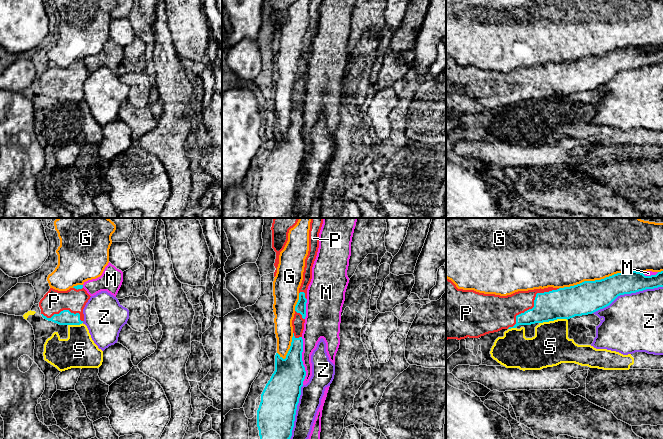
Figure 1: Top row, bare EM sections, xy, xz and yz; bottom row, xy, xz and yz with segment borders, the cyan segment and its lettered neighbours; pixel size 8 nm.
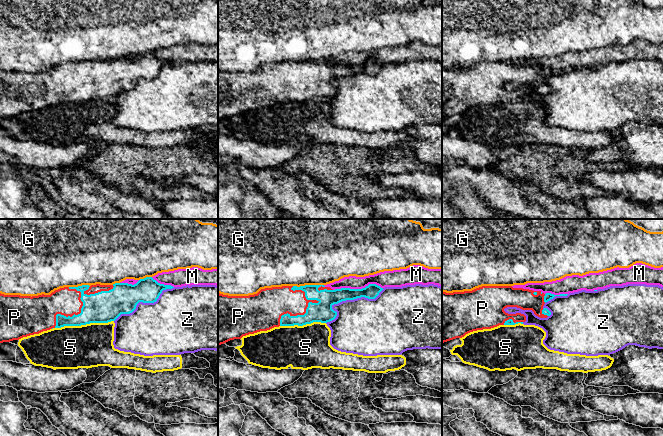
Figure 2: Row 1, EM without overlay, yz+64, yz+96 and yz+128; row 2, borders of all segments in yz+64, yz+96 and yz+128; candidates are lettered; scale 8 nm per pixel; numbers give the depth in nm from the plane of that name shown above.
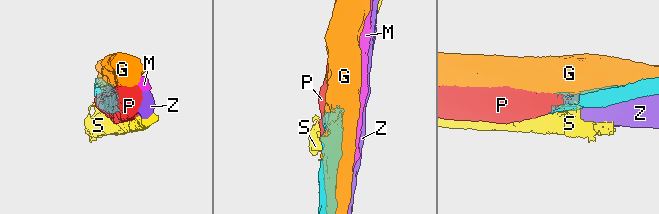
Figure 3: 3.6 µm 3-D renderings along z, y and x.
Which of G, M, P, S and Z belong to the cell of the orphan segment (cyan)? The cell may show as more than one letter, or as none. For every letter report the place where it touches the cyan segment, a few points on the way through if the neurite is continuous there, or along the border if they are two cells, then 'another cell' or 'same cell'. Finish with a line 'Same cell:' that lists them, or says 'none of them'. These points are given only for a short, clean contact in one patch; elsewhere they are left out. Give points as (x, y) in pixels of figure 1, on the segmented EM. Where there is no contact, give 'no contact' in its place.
G: contact yz (601, 279); another cell
M: contact xz (302, 361); another cell
P: contact yz (534, 305); same cell
S: contact yz (553, 320); another cell
Z: contact yz (627, 293); another cell
Same cell: P

